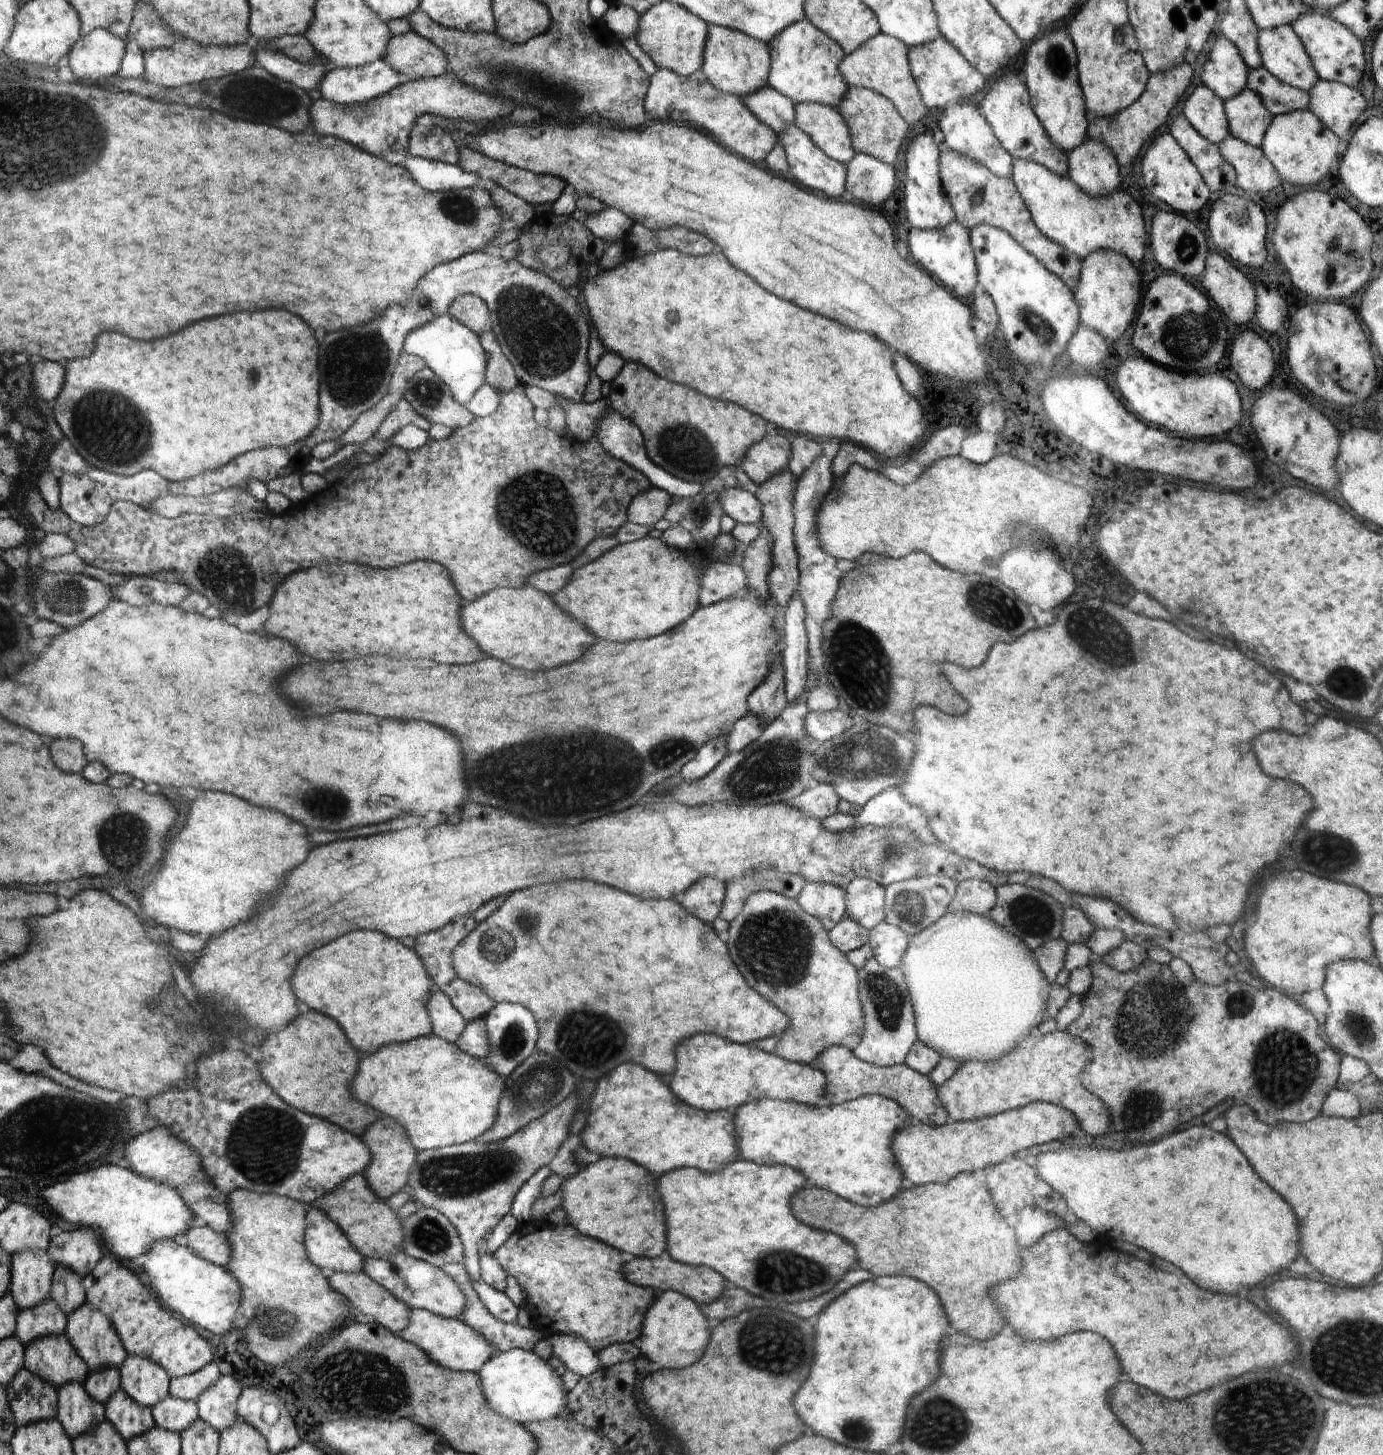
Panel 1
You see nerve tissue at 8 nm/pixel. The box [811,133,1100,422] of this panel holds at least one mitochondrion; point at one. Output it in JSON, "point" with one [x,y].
{"point":[1039,326]}

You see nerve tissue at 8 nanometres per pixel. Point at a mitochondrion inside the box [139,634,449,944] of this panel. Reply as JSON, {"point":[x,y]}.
{"point":[325,805]}

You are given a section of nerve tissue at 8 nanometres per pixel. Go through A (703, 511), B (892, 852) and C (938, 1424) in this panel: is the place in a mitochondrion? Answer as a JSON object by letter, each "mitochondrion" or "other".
{"A":"mitochondrion","B":"mitochondrion","C":"mitochondrion"}

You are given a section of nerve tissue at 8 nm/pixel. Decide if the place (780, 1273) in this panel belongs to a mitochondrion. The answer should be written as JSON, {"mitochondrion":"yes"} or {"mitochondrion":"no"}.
{"mitochondrion":"yes"}

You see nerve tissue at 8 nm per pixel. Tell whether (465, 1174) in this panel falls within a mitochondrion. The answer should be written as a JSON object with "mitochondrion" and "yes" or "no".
{"mitochondrion":"yes"}

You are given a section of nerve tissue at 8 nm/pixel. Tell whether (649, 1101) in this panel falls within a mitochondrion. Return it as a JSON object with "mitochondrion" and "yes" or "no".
{"mitochondrion":"no"}

